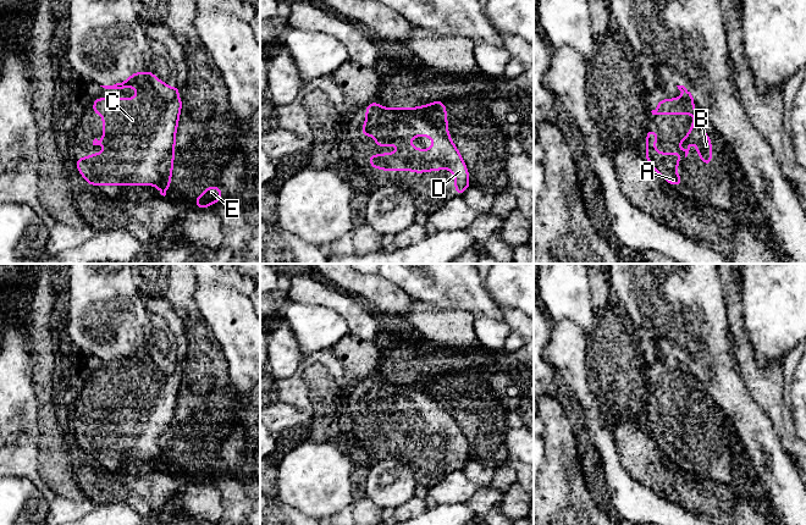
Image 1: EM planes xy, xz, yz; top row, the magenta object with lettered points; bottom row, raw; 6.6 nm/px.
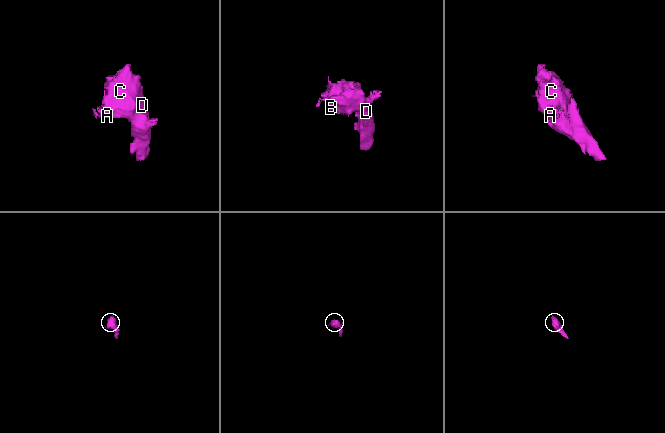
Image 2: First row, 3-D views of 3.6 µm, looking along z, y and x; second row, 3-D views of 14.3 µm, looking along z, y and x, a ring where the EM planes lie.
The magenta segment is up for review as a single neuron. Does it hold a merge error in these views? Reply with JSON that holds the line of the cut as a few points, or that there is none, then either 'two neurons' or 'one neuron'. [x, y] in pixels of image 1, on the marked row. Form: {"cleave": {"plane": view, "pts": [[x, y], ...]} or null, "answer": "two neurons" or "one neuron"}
{"cleave": null, "answer": "one neuron"}

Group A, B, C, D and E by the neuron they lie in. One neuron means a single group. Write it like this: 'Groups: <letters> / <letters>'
Groups: A B C D E

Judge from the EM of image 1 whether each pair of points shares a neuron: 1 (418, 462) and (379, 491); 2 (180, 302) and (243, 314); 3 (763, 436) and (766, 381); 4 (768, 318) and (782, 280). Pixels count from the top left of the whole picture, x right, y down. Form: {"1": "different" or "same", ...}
{"1": "different", "2": "different", "3": "different", "4": "same"}

